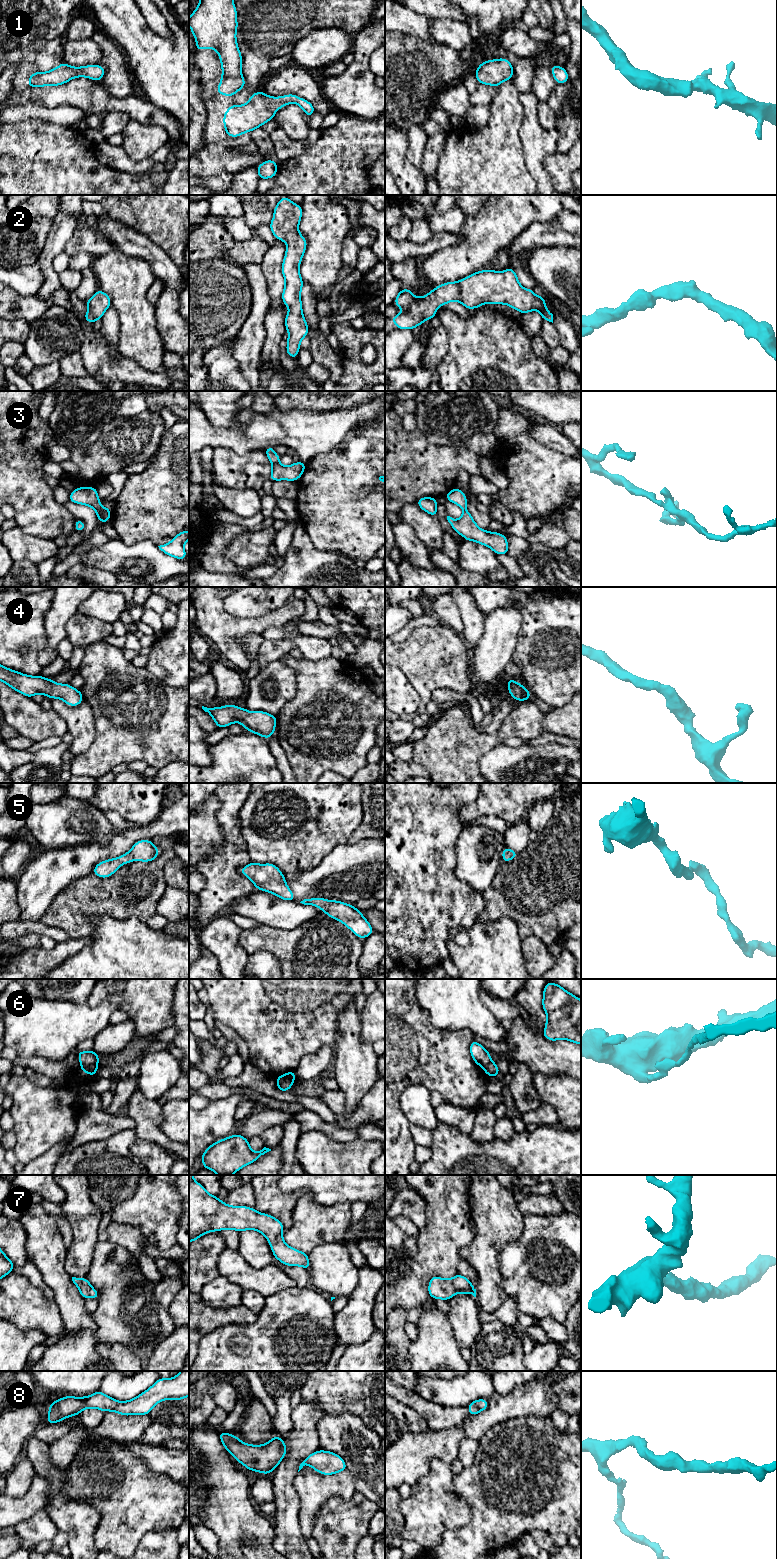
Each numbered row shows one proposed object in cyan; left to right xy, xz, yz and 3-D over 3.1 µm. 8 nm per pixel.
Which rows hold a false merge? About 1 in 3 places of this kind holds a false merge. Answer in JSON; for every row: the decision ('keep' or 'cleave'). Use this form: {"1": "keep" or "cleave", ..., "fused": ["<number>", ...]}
{"1": "keep", "2": "keep", "3": "keep", "4": "keep", "5": "keep", "6": "cleave", "7": "keep", "8": "keep", "fused": ["6"]}

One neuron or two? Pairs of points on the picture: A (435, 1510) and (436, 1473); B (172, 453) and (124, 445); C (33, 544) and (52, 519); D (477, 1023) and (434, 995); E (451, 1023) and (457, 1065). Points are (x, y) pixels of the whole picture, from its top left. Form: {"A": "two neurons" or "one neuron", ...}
{"A": "one neuron", "B": "two neurons", "C": "two neurons", "D": "one neuron", "E": "two neurons"}

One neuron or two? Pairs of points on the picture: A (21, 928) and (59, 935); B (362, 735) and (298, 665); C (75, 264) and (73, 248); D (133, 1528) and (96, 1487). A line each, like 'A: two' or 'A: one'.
A: one
B: one
C: two
D: one

